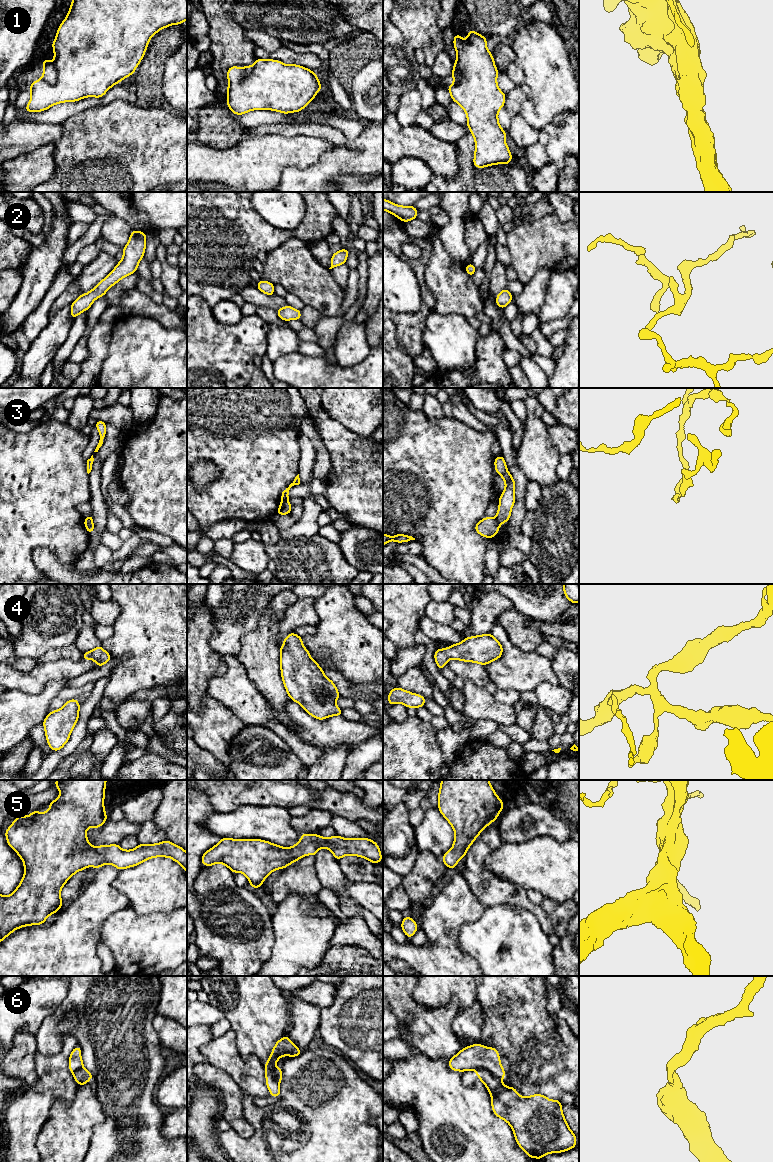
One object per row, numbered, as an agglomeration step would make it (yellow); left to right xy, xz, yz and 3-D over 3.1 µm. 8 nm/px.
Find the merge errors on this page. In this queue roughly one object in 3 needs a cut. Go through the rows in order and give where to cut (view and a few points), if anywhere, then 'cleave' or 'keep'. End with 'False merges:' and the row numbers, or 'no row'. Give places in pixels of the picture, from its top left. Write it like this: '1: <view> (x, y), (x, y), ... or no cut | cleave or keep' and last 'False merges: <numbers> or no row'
1: xy (53, 63), (56, 69), (56, 81), (49, 85) | cleave
2: no cut | keep
3: xz (287, 500), (282, 502) | cleave
4: no cut | keep
5: no cut | keep
6: yz (474, 1069), (487, 1069), (500, 1080) | cleave
False merges: 1, 3, 6

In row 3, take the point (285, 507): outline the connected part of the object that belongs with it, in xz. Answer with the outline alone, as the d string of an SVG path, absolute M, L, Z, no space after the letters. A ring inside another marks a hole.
M280 502L279 509L277 510L278 515L287 515L291 513L292 505L288 502Z

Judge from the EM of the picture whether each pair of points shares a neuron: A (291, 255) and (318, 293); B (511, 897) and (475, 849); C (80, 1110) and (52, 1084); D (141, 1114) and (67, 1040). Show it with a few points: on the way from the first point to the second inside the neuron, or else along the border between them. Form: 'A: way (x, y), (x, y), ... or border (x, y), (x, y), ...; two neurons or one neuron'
A: way (292, 264), (312, 284); one neuron
B: way (498, 890), (475, 867), (475, 862); one neuron
C: border (77, 1084), (74, 1098), (56, 1099), (49, 1113); two neurons
D: border (78, 1039), (64, 1034), (61, 1049), (56, 1053); two neurons

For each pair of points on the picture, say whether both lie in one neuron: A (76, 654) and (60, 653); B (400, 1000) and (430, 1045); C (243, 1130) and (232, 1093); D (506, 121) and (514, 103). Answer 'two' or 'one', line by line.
A: one
B: one
C: one
D: one

